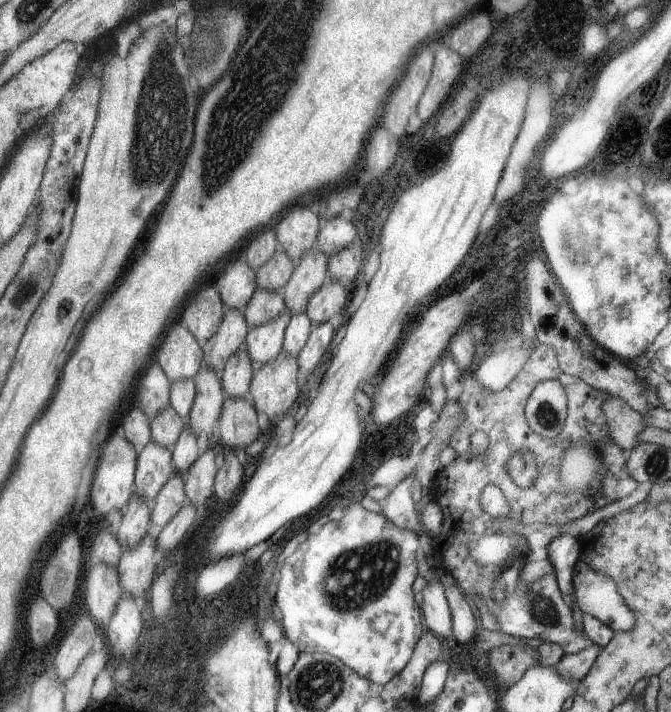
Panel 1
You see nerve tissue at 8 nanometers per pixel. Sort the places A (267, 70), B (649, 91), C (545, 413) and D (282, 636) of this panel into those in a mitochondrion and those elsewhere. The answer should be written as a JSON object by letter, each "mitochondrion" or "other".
{"A":"mitochondrion","B":"other","C":"mitochondrion","D":"other"}

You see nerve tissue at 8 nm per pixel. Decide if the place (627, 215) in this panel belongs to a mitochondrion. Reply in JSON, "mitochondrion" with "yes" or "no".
{"mitochondrion":"no"}

